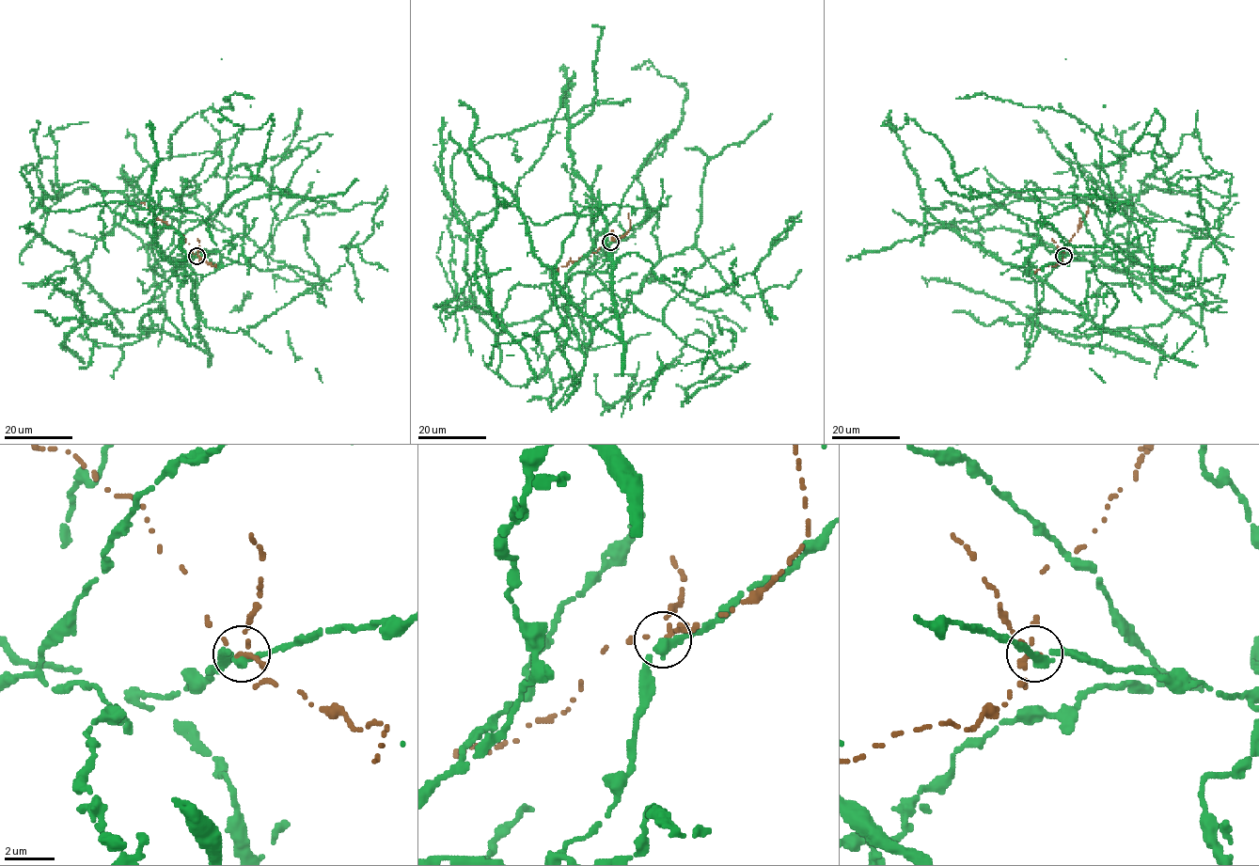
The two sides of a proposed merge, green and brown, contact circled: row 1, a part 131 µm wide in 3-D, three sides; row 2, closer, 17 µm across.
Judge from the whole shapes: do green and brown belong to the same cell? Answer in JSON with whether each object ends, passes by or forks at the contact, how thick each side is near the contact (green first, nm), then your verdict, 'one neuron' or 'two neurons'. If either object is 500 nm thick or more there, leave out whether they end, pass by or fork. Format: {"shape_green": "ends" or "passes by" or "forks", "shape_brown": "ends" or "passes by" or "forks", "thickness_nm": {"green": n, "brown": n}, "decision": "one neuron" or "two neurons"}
{"shape_green": "passes by", "shape_brown": "passes by", "thickness_nm": {"green": 320, "brown": 170}, "decision": "two neurons"}

